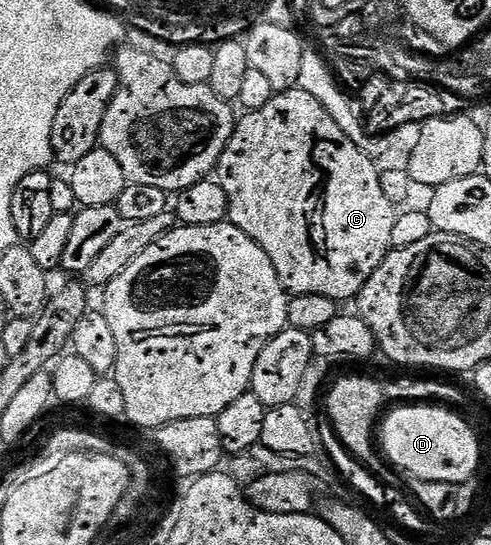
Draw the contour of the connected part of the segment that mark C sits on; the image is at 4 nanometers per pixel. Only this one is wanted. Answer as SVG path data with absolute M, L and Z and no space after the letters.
M300 87L275 94L268 102L268 106L255 112L246 112L243 117L243 120L241 117L235 123L232 138L228 142L228 146L224 146L224 154L220 154L216 169L218 185L222 187L224 194L228 194L226 214L229 223L244 230L244 234L248 234L248 238L252 238L252 242L256 242L256 246L260 246L260 250L264 250L264 254L268 254L268 258L272 258L272 266L276 266L276 274L280 278L284 290L290 296L324 294L324 298L332 298L339 302L353 301L357 297L358 291L364 286L364 282L368 282L368 278L372 278L372 274L392 250L390 243L392 242L392 226L394 225L396 206L392 202L388 202L388 198L384 198L384 190L380 186L380 168L374 165L377 163L368 154L364 154L364 150L360 150L360 146L356 146L356 142L352 142L352 138L348 138L348 134L344 134L344 130L340 130L340 126L336 126L332 114L328 114L328 110L324 106L320 106L320 102L316 102L316 98L312 98L312 94L308 94Z

